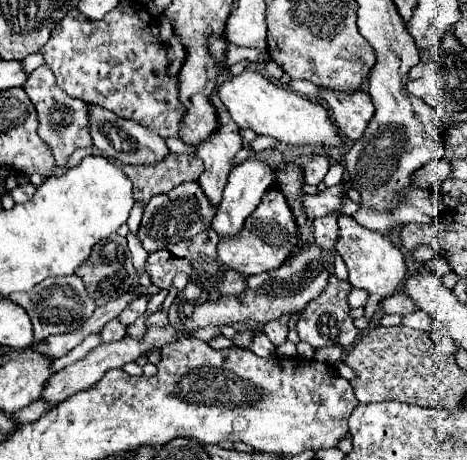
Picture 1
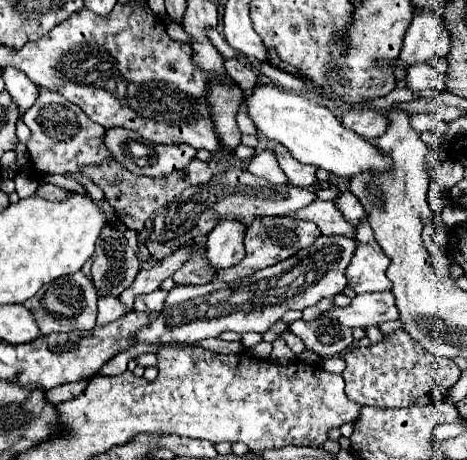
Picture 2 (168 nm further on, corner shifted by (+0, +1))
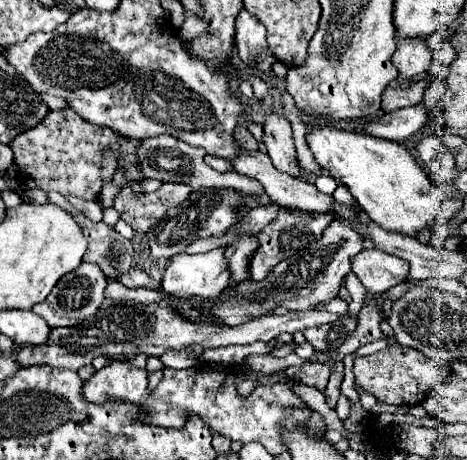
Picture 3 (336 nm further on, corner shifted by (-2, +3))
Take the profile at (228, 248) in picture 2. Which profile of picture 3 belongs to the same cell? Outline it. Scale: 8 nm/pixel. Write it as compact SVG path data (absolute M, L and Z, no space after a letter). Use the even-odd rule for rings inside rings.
M214 249L214 251L208 251L208 253L202 253L202 255L188 255L188 253L178 253L170 259L170 265L166 267L166 273L162 277L162 291L180 299L180 301L188 301L194 305L194 309L198 309L210 325L216 325L220 327L220 319L216 315L212 315L212 311L208 311L206 307L200 307L198 299L194 297L200 297L202 301L218 301L220 299L220 293L228 287L230 283L230 271L228 271L228 261L224 259L224 249Z

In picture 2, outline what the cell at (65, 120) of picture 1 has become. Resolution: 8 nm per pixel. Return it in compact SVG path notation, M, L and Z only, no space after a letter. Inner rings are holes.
M38 87L38 99L34 107L24 113L22 121L32 129L28 155L38 173L80 173L84 165L98 165L110 157L108 149L102 143L102 135L106 129L98 127L98 123L94 123L92 119L86 119L86 113L80 107L74 107L74 103L62 99L62 95L56 95L56 91Z

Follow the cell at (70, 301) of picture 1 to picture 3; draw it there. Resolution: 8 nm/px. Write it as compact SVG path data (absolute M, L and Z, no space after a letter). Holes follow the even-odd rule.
M82 263L76 271L68 273L64 279L60 279L56 283L56 287L52 289L52 293L38 305L32 307L34 313L38 313L46 323L48 327L72 327L72 325L78 325L82 323L84 319L88 319L90 315L94 315L100 307L100 303L104 301L104 289L106 289L106 283L108 279L104 277L102 269L98 265L92 265L92 263Z

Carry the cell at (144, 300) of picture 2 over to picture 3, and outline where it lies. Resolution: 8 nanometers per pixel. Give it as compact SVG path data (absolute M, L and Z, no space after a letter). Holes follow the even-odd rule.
M128 269L128 273L124 273L122 277L118 277L118 281L124 283L126 287L148 287L148 289L162 291L158 281L154 281L152 277L148 277L144 271L138 271L138 269Z

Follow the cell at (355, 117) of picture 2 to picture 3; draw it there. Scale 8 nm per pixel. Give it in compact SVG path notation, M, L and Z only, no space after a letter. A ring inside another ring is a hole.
M418 103L384 113L380 119L366 123L366 131L374 137L382 137L388 141L402 141L418 133L426 125L426 119L428 119L428 107L424 103Z

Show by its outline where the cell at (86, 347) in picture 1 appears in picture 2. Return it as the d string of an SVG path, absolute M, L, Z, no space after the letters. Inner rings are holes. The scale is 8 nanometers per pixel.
M100 297L98 299L98 325L106 325L112 319L118 319L120 315L128 313L128 309L118 301L118 297Z

